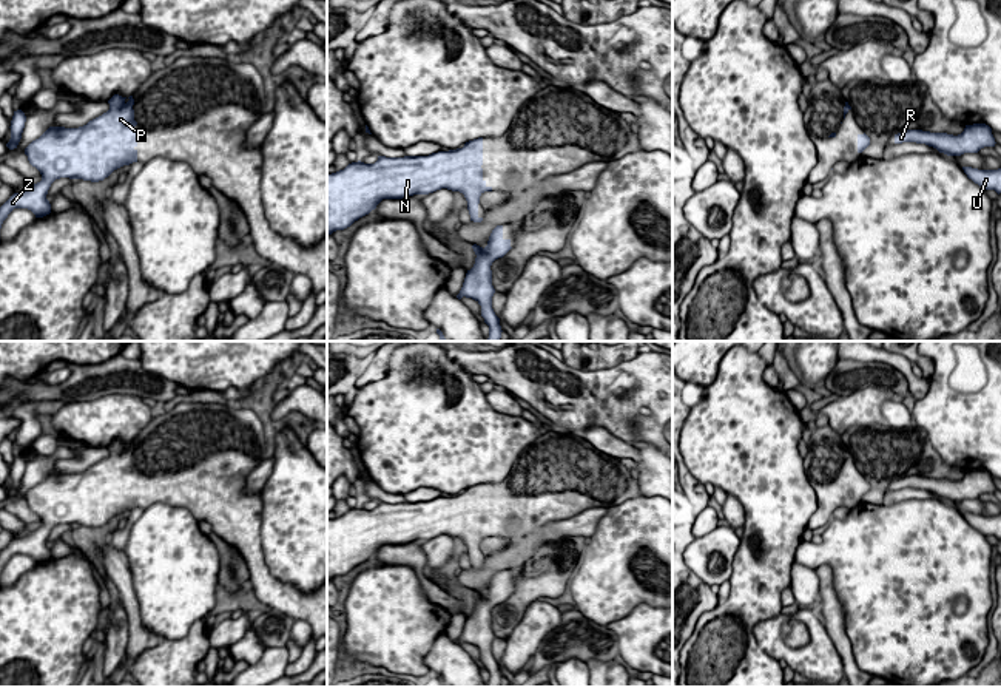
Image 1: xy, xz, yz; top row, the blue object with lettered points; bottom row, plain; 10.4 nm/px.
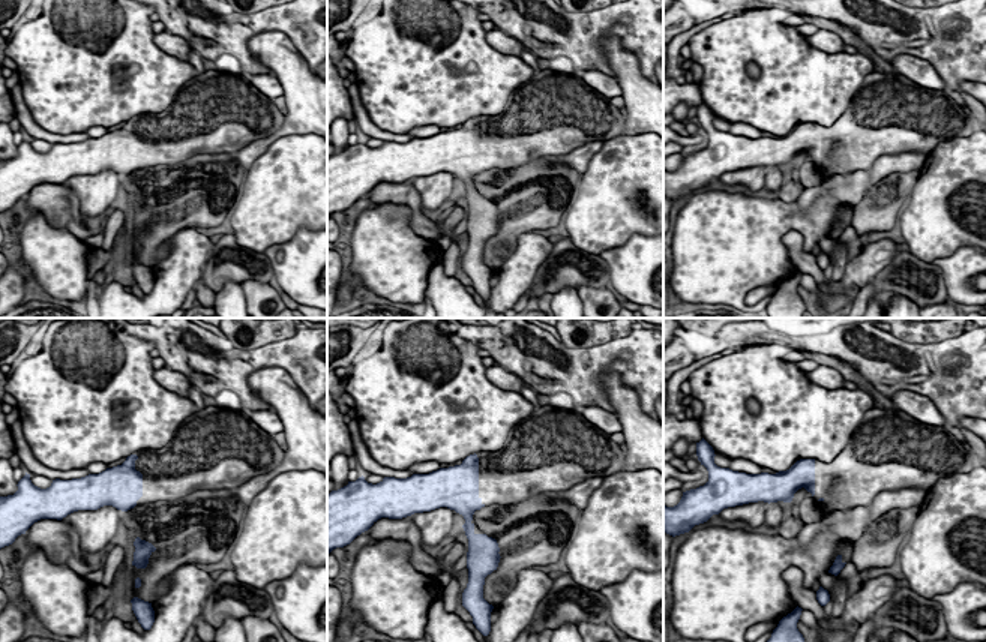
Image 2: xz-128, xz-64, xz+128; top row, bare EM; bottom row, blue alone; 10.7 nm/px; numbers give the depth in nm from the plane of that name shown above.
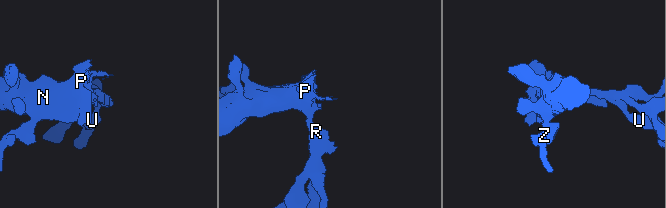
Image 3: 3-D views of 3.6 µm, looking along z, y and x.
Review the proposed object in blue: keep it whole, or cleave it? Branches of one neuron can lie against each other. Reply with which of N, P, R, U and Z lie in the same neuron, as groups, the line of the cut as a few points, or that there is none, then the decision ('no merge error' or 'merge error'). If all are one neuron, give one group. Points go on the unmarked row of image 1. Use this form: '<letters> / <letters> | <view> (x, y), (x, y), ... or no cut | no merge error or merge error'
N P R U Z | no cut | no merge error

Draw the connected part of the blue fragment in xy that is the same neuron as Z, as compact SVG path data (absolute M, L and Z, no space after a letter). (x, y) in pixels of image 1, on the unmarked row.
M114 440L110 455L79 474L49 472L39 485L32 486L25 500L35 513L42 526L25 537L14 539L0 553L0 574L14 554L28 554L35 563L51 559L46 545L56 525L83 525L99 528L114 516L137 508L137 471L134 466L134 445Z

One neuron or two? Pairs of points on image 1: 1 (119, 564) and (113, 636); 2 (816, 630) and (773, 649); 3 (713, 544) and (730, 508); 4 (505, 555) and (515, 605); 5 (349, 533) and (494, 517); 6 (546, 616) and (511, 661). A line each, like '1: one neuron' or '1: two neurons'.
1: two neurons
2: one neuron
3: two neurons
4: two neurons
5: one neuron
6: one neuron

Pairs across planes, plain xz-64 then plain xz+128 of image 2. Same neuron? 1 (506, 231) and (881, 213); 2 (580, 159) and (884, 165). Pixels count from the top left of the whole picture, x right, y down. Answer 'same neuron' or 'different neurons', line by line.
1: same neuron
2: same neuron

